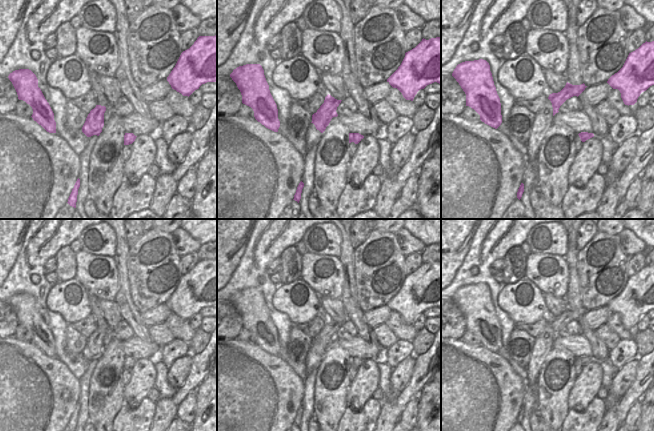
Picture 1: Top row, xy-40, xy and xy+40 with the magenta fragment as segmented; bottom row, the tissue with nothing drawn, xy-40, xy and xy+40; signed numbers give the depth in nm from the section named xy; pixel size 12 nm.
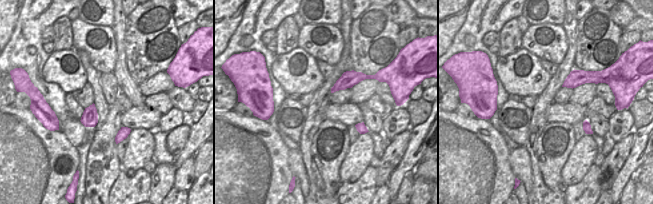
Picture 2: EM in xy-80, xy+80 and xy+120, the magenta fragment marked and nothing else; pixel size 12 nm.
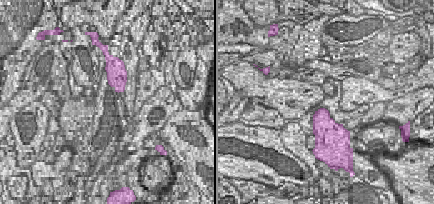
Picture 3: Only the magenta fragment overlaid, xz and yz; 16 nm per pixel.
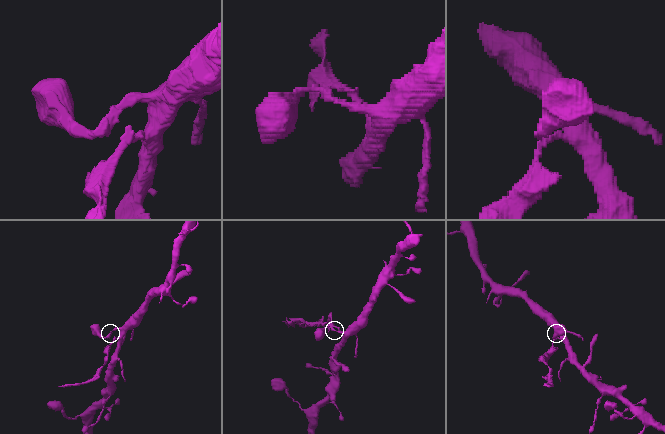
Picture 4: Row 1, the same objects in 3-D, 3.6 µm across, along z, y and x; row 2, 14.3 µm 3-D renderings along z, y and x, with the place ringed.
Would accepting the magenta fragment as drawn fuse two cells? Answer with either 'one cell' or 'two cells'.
two cells

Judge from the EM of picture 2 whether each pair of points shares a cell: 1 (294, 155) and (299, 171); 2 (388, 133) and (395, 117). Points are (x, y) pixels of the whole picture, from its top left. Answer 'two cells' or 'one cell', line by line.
1: one cell
2: one cell

